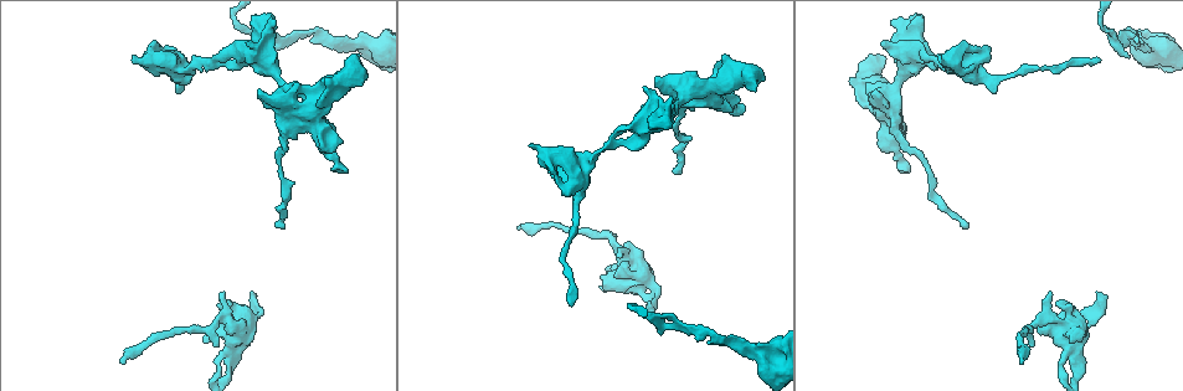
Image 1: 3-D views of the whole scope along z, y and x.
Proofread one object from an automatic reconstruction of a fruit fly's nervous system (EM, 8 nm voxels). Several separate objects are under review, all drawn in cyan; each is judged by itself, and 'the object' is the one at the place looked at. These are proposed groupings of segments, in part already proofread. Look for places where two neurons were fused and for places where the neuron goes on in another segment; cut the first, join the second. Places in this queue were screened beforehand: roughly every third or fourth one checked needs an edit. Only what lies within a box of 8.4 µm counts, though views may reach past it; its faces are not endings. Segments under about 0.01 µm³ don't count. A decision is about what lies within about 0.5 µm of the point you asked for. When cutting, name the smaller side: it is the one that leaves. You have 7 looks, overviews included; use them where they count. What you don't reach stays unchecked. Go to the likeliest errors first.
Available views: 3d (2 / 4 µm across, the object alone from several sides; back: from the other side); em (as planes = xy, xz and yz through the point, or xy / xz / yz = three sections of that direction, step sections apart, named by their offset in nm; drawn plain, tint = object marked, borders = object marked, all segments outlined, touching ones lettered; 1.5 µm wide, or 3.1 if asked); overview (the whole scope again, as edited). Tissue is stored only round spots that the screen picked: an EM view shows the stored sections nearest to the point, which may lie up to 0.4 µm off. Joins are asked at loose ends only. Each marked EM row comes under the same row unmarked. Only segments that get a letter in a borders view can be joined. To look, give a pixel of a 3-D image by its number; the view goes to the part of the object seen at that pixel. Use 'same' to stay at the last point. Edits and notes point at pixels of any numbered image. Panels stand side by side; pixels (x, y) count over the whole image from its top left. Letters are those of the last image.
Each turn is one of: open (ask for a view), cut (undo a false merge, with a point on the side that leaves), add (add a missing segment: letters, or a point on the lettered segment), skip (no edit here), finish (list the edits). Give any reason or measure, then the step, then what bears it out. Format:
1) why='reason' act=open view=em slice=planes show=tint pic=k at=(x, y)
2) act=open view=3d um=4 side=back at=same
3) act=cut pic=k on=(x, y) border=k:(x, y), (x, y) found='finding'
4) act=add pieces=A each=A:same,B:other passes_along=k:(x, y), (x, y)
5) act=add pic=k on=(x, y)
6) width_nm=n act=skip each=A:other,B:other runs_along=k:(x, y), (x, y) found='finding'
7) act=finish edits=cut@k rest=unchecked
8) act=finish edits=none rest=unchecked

why='free end' act=open view=3d um=2 side=back pic=1 at=(645, 89)

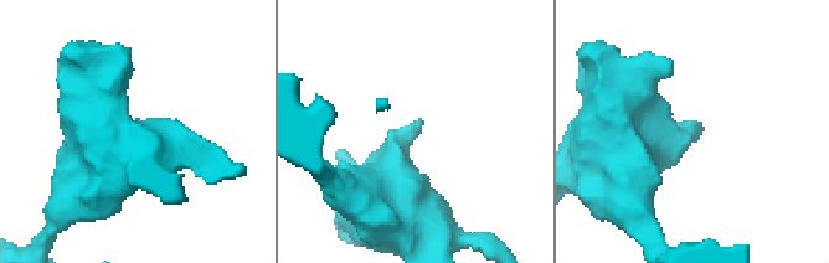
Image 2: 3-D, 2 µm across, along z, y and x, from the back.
act=open view=em slice=yz step=4 show=tint pic=2 at=(421, 118)

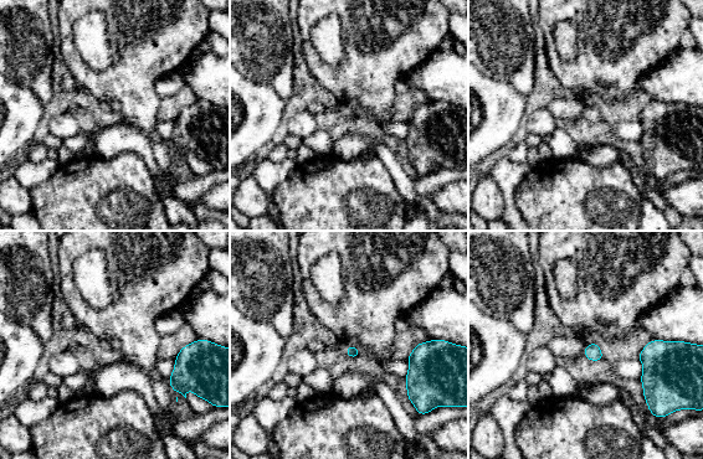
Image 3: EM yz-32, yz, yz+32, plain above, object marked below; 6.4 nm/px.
act=open view=em slice=planes show=borders at=same

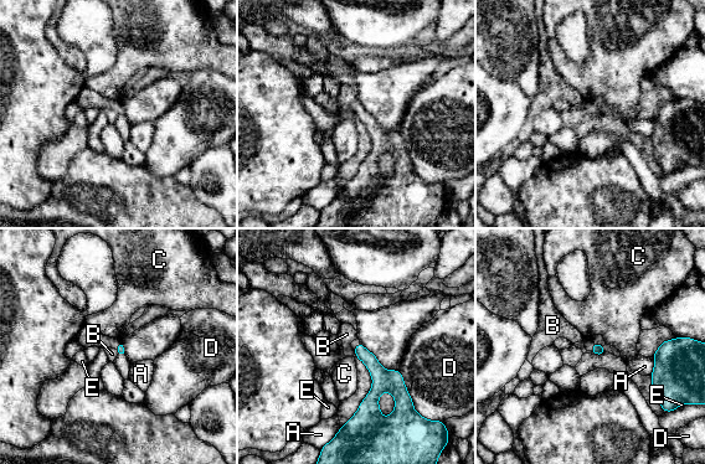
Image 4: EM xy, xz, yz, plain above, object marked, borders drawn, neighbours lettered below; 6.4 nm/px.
act=skip each=A:other,B:other,C:other,D:other,E:other runs_along=4:(359, 346), (377, 371), (363, 417) found='no lettered segment goes on from it'

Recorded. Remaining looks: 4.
why='free end' act=open view=3d um=4 pic=1 at=(681, 172)

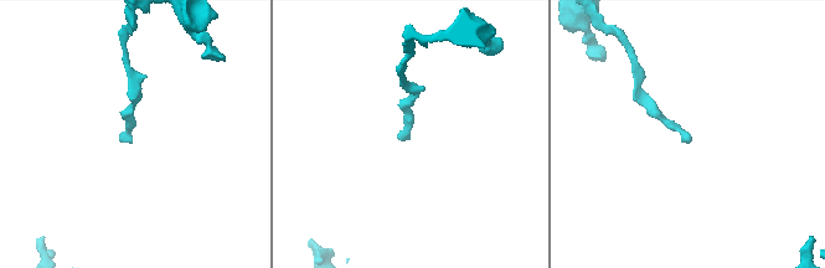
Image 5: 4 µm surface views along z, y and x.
act=open view=em slice=planes show=borders pic=5 at=(404, 138)

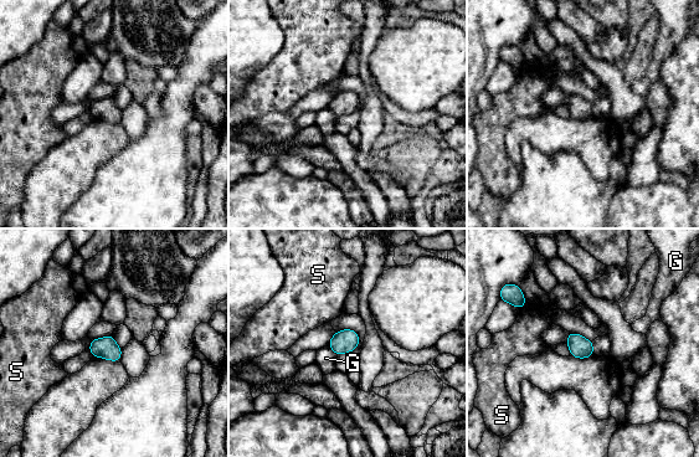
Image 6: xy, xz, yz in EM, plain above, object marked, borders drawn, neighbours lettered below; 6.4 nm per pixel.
width_nm=140 act=skip each=G:other,S:other border=6:(327, 345), (337, 355) found='no lettered segment goes on from it'

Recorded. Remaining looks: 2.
why='free end' act=open view=em slice=planes show=borders pic=1 at=(124, 364)

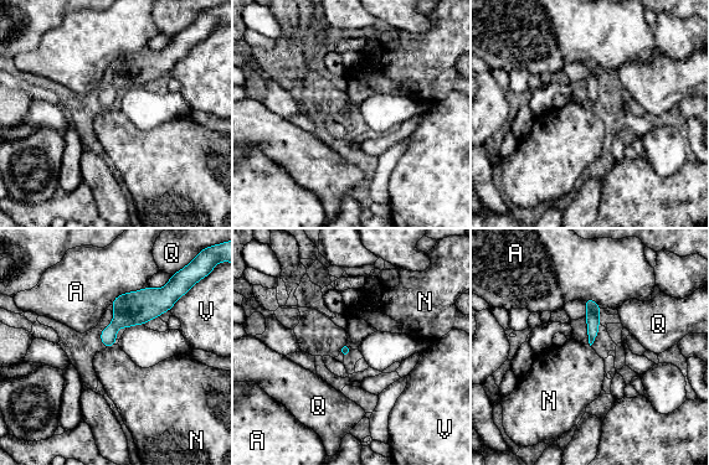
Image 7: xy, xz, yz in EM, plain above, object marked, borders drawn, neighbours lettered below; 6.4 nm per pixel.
act=skip each=A:other,N:other,Q:other,V:other border=7:(114, 345), (106, 349) found='no lettered segment goes on from it'

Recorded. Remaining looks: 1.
act=finish edits=none rest=unchecked

